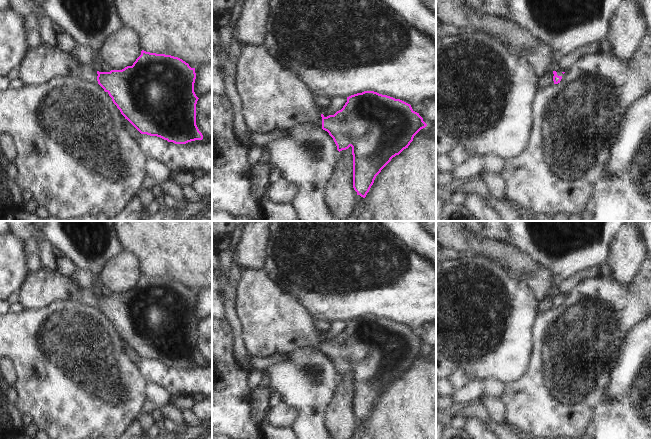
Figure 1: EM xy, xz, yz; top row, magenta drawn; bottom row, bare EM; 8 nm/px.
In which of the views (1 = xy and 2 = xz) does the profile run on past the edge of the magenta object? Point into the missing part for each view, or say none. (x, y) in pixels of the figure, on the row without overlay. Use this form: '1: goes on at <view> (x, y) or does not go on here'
1: goes on at xy (41, 287)
2: goes on at xz (271, 321)

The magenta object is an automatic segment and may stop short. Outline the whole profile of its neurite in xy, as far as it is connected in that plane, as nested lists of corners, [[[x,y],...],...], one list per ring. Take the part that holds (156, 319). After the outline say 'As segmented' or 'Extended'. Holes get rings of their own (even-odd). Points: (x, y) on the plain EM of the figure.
[[[40,267],[37,270],[28,271],[18,291],[18,302],[22,305],[23,310],[38,310],[53,302],[65,302],[68,300],[76,301],[86,306],[94,306],[96,303],[98,308],[112,322],[113,327],[125,343],[141,358],[157,360],[175,368],[186,368],[203,363],[203,359],[196,349],[196,328],[199,322],[194,316],[195,292],[191,292],[188,287],[178,281],[142,274],[141,279],[132,290],[127,290],[122,294],[99,296],[96,291],[82,289],[73,281],[71,276],[66,277],[60,274],[57,269],[48,270]]]. Extended

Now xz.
[[[240,269],[240,280],[235,288],[235,312],[241,324],[245,350],[252,357],[268,357],[275,353],[289,354],[298,348],[319,349],[333,362],[337,374],[352,371],[353,379],[353,412],[357,419],[365,422],[376,400],[391,385],[408,372],[414,360],[427,348],[411,329],[393,321],[382,319],[374,315],[364,315],[347,321],[343,332],[334,339],[325,341],[313,326],[312,317],[299,305],[296,299],[284,293],[274,282],[267,278],[262,271]]]. Extended

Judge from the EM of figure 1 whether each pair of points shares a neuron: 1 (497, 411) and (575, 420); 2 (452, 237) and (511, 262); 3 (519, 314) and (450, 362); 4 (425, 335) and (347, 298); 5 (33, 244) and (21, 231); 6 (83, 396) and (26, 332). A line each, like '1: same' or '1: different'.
1: different
2: same
3: same
4: different
5: same
6: same

